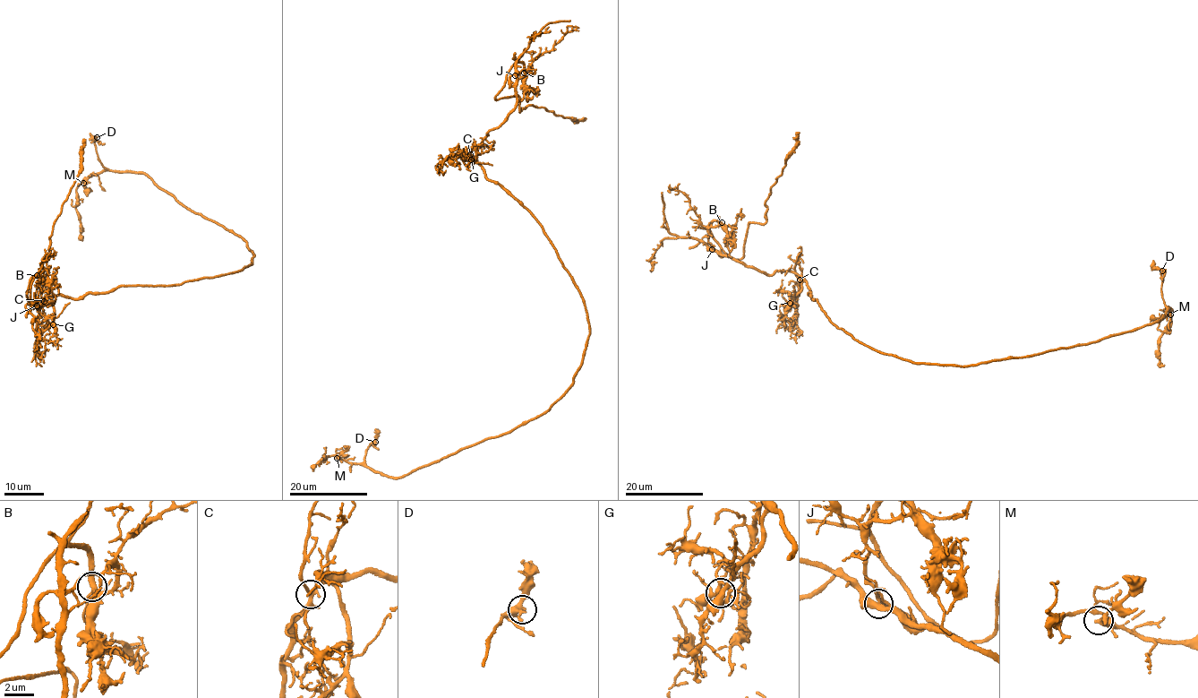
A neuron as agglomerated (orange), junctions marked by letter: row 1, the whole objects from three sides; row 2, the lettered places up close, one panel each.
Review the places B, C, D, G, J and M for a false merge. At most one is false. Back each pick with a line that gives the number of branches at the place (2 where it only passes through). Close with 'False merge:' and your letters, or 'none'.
J: Branches: 4
False merge: J

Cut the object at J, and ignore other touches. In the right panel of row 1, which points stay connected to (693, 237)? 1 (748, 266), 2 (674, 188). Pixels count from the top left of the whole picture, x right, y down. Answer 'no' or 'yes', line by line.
1: yes
2: no

